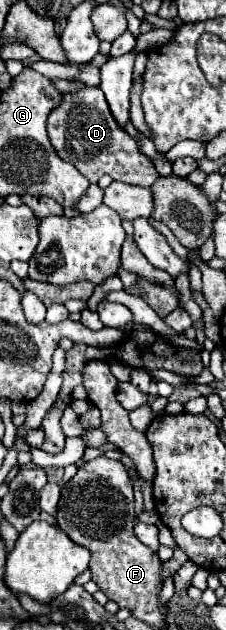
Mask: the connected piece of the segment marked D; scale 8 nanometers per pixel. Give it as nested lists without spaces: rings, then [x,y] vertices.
[[[87,87],[77,93],[67,93],[61,107],[57,107],[47,121],[49,139],[63,161],[73,163],[91,183],[97,183],[103,175],[111,175],[113,181],[151,187],[159,177],[153,161],[145,157],[135,139],[117,123],[99,87]]]

